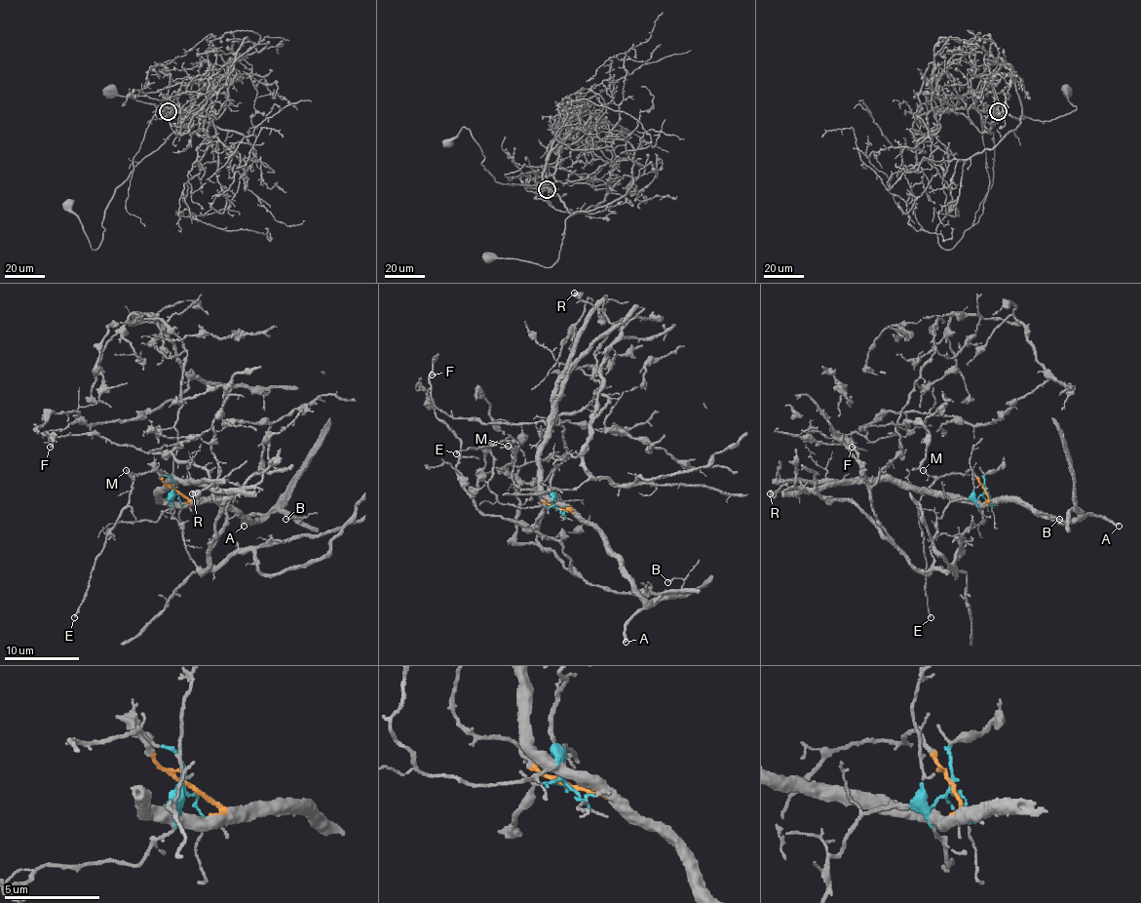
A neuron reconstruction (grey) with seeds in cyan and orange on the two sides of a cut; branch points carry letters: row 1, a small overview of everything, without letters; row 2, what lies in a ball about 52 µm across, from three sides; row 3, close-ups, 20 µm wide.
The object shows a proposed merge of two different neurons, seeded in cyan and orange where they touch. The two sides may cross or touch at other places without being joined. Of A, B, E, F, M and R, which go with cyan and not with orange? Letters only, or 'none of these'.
F, R

